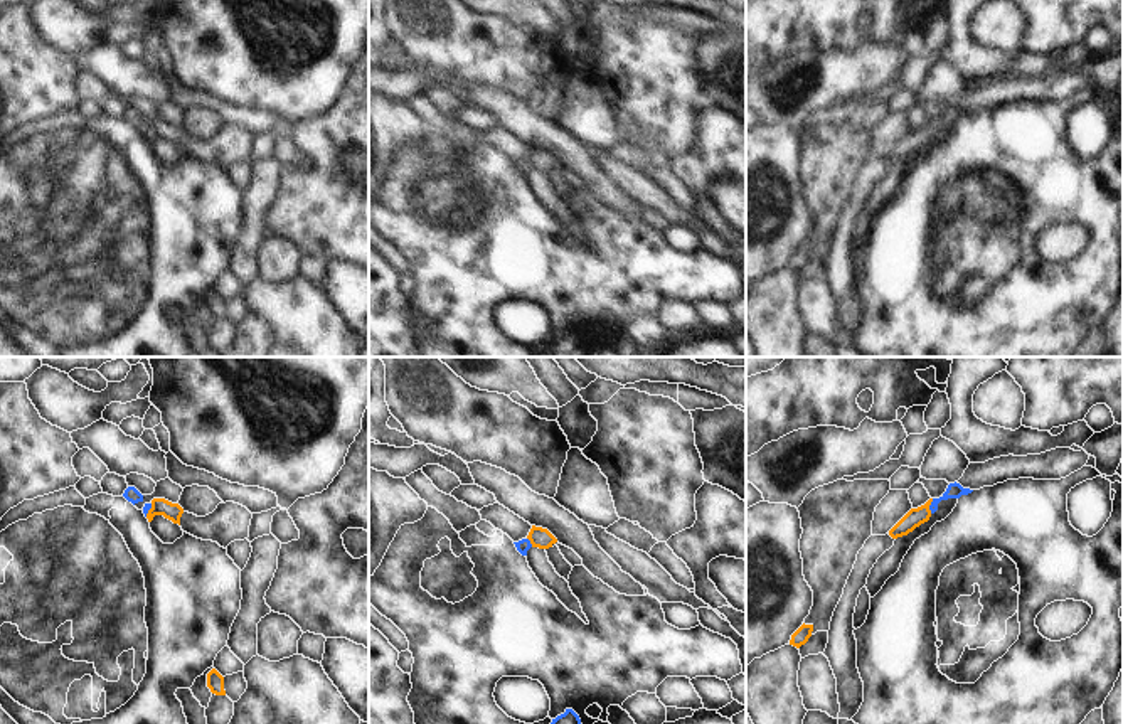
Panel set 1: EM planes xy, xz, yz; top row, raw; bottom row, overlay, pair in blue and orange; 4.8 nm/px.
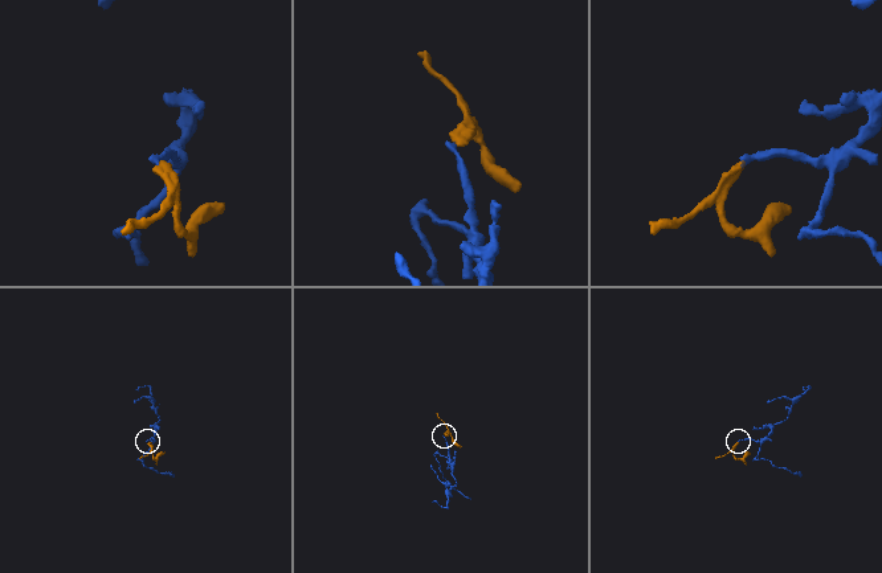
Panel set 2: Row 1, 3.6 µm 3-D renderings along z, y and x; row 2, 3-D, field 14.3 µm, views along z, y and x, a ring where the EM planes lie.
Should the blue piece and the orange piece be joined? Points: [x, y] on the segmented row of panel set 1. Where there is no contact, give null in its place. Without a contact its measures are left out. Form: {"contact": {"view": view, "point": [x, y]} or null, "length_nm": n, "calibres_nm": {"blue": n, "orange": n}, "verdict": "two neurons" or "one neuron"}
{"contact": {"view": "yz", "point": [930, 505]}, "length_nm": 70, "calibres_nm": {"blue": 80, "orange": 90}, "verdict": "one neuron"}

